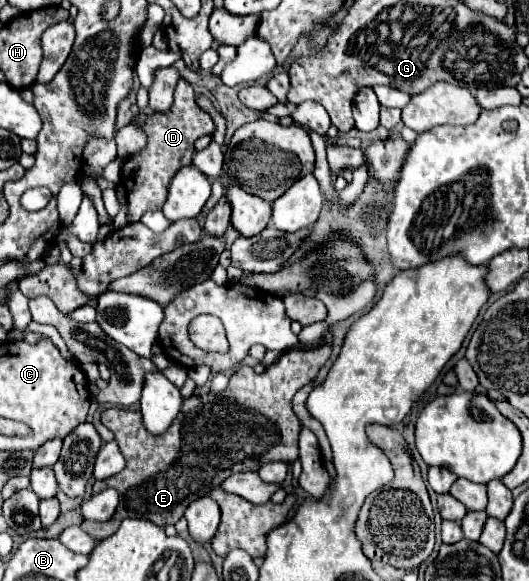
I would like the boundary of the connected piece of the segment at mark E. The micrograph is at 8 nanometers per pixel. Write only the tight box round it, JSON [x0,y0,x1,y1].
[80,344,332,540]

